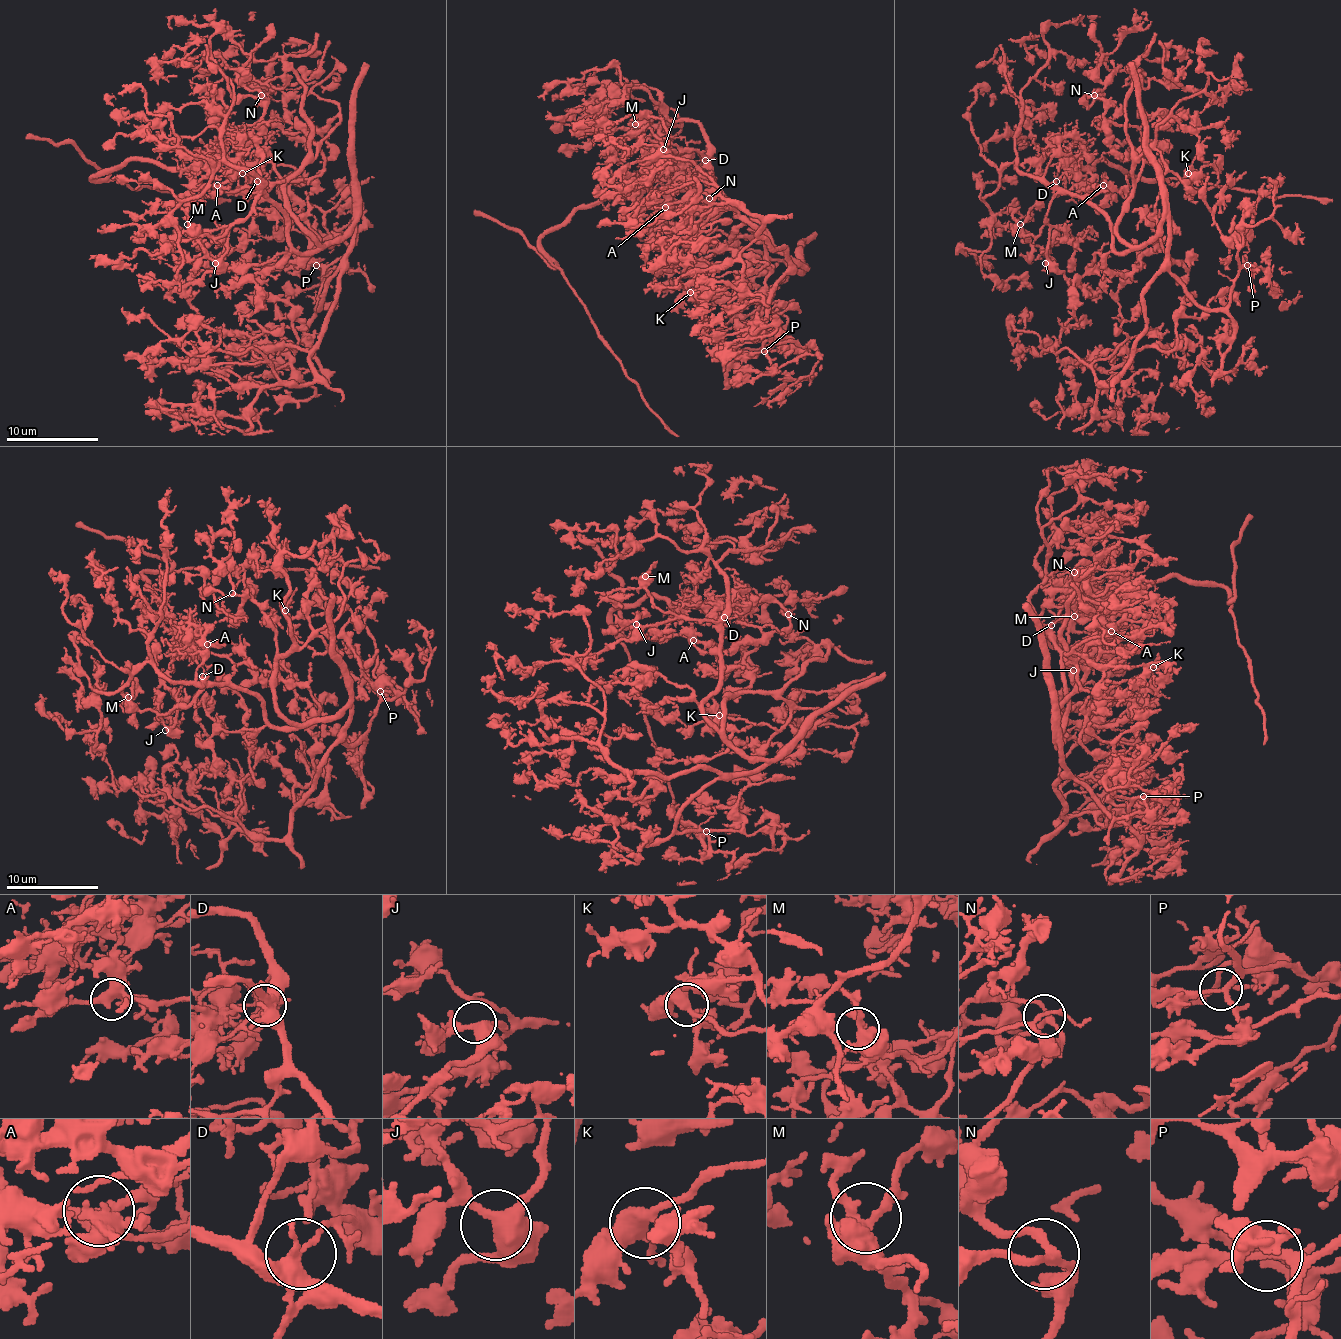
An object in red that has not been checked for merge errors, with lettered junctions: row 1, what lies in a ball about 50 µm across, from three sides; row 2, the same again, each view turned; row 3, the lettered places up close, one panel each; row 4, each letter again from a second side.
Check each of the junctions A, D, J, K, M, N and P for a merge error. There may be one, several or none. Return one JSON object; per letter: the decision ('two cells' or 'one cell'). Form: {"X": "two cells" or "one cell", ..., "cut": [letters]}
{"A": "one cell", "D": "two cells", "J": "one cell", "K": "one cell", "M": "one cell", "N": "one cell", "P": "one cell", "cut": ["D"]}

